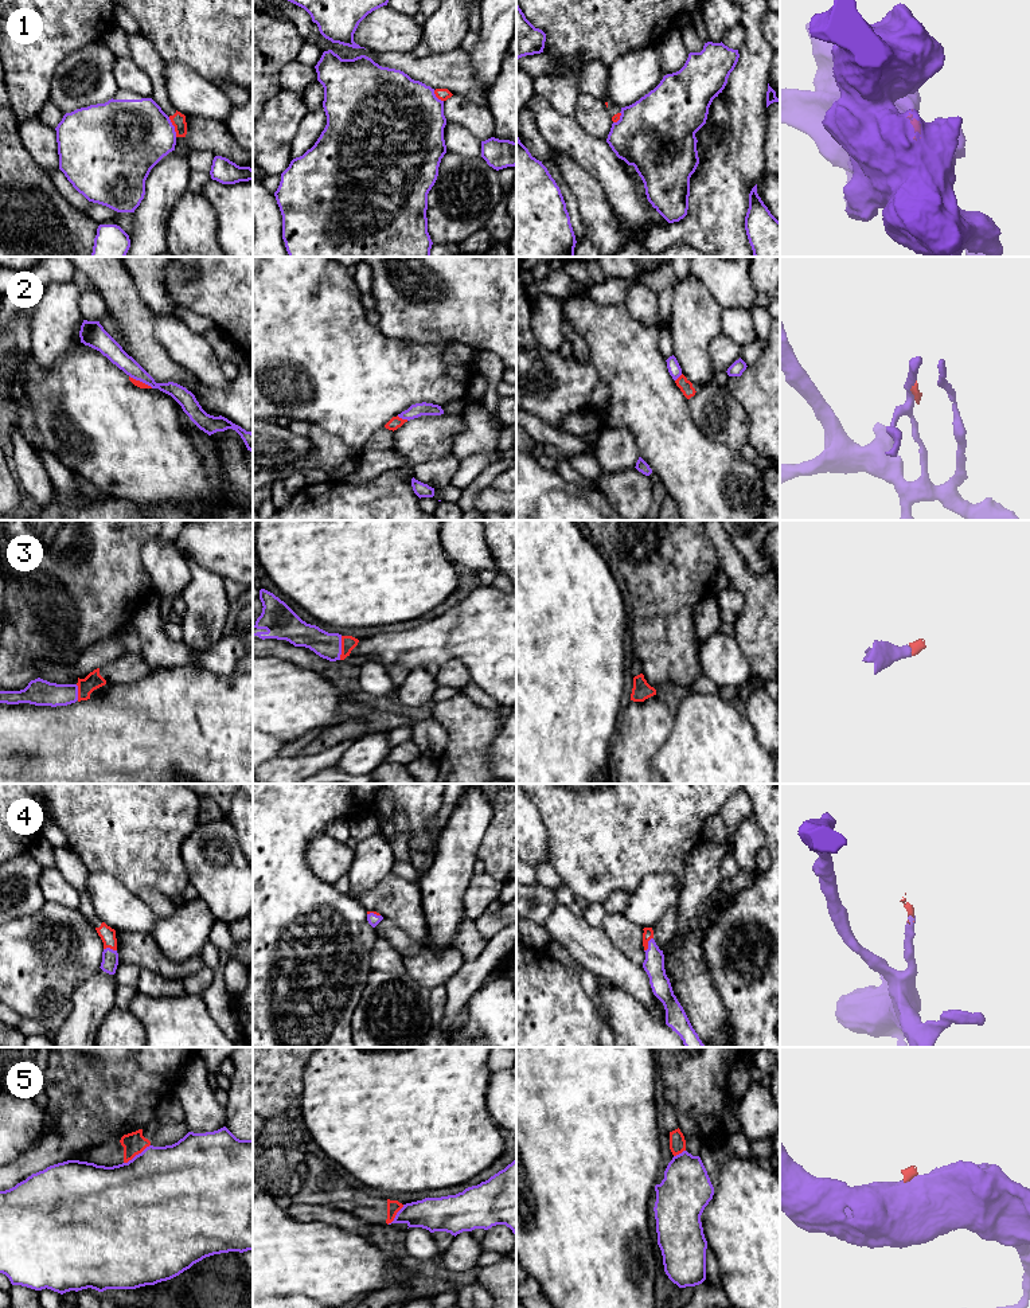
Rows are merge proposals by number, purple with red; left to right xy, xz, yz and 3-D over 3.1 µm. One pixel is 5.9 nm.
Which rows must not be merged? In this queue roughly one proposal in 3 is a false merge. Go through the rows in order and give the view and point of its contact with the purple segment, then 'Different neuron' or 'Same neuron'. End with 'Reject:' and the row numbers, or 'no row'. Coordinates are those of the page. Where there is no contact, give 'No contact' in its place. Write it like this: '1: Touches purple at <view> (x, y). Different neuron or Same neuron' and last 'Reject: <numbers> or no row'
1: Touches purple at xy (174, 127). Different neuron
2: Touches purple at xy (141, 381). Same neuron
3: Touches purple at xz (340, 648). Same neuron
4: Touches purple at yz (648, 944). Same neuron
5: Touches purple at xy (136, 1155). Different neuron
Reject: 1, 5

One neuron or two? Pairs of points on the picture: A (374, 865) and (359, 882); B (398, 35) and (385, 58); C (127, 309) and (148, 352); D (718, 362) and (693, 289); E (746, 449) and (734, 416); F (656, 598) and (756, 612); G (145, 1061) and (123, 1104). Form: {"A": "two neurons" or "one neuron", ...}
{"A": "one neuron", "B": "two neurons", "C": "one neuron", "D": "two neurons", "E": "two neurons", "F": "two neurons", "G": "one neuron"}

